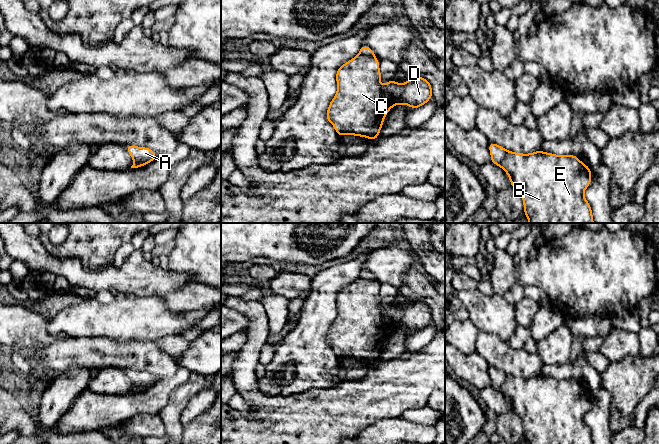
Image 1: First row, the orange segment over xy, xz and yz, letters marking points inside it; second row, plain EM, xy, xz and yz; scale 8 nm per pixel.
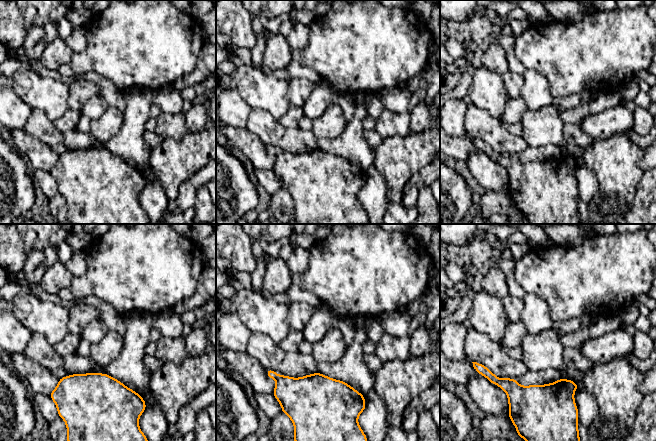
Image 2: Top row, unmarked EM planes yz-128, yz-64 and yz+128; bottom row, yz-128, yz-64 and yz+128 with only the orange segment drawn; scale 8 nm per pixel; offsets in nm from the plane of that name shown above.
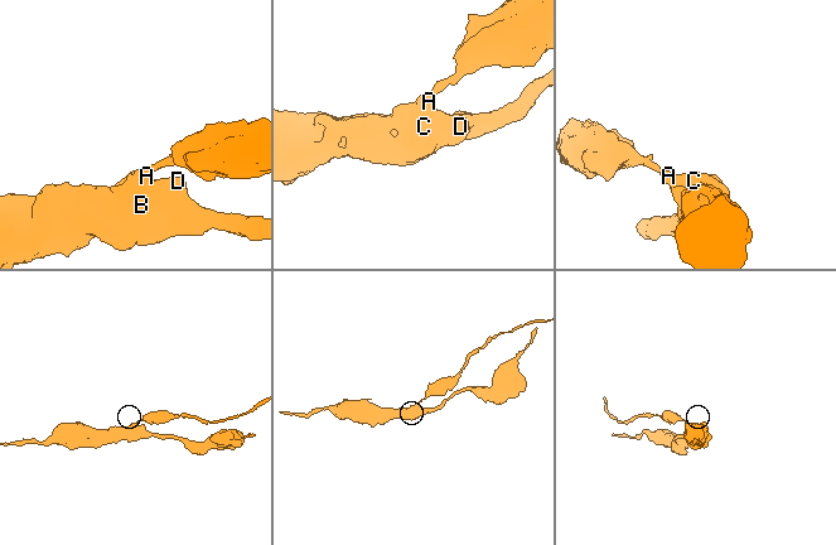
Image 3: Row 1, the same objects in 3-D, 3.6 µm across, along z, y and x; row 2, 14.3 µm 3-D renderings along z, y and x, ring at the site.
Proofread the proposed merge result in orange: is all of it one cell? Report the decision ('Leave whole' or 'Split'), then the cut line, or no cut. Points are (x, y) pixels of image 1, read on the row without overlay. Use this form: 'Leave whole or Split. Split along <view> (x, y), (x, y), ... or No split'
Split. Split along xz (359, 277), (365, 280), (373, 280)

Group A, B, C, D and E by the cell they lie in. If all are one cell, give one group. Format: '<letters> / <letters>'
A / B C D E

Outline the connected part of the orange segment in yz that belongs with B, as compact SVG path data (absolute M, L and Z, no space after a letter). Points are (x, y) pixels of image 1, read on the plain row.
M508 374L500 391L523 422L528 444L593 444L591 429L584 421L584 415L592 405L591 393L577 380L561 380L541 374L529 378Z

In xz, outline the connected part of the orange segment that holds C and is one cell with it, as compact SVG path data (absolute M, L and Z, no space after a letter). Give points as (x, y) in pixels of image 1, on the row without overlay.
M358 278L338 292L337 317L326 342L339 361L350 358L375 364L392 331L403 328L414 334L433 319L430 306L423 301L413 300L403 308L392 303L385 309L380 308L380 303L379 284L375 280Z

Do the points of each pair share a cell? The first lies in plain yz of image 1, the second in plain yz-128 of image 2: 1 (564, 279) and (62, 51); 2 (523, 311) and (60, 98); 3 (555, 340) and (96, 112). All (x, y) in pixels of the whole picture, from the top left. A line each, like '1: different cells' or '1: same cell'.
1: different cells
2: different cells
3: different cells

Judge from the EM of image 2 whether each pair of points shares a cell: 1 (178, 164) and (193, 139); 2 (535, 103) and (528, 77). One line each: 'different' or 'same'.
1: same
2: same

